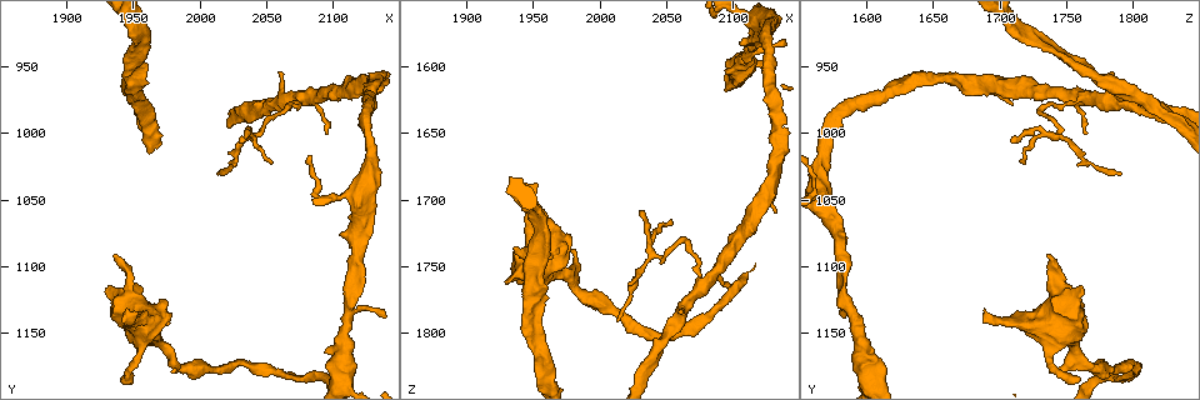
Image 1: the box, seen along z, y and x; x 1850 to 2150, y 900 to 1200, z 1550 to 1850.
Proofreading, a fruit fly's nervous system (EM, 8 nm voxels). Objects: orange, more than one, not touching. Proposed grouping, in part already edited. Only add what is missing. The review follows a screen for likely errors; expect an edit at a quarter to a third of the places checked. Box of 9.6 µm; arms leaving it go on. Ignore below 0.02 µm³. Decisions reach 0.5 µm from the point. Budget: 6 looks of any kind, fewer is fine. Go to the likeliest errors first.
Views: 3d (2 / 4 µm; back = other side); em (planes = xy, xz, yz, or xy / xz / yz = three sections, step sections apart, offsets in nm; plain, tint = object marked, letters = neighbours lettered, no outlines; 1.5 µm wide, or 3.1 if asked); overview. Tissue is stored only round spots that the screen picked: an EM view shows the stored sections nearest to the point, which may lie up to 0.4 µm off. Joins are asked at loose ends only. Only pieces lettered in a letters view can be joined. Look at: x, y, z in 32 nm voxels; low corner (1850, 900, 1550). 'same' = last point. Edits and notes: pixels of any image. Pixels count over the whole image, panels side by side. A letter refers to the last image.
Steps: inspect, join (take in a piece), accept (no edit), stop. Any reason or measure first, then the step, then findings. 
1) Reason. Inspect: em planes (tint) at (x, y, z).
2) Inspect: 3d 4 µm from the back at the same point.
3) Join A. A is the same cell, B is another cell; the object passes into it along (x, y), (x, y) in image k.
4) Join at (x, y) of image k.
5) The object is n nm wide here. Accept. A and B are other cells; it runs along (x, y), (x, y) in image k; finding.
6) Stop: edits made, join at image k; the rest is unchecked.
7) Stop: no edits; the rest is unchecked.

Branch stops here. Inspect: em planes (letters) at (1938, 1092, 1734).

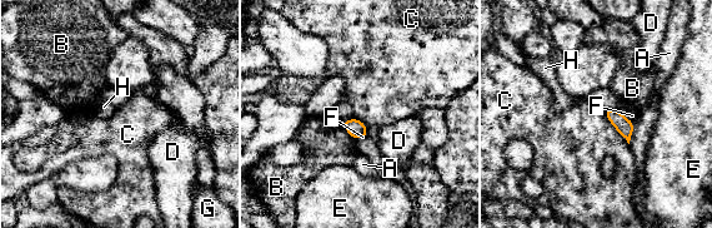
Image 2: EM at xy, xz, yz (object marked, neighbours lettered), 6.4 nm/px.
The longest contact is with C, 280 nm. Accept. A, B, C, D, E, F, G and H are other cells; none of them fits.

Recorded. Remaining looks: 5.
Branch stops here. Inspect: 3d 2 µm at (1946, 1132, 1686).

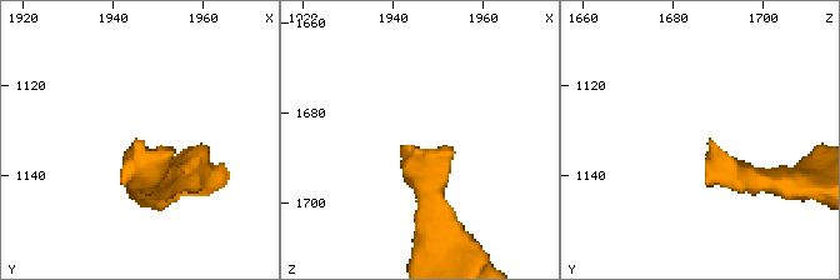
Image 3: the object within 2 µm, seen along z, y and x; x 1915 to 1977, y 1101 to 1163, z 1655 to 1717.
Inspect: em xy step 4 (letters) at (1945, 1132, 1688).

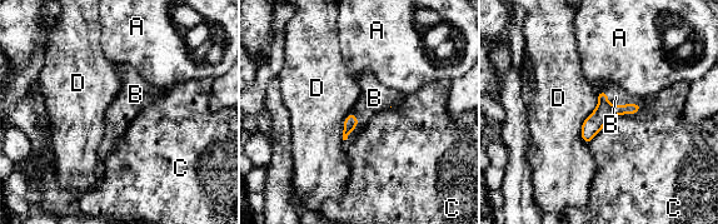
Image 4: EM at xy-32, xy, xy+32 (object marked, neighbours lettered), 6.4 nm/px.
Join B. B is the same cell, A, C and D are other cells; the object passes into it along (593, 124), (617, 105), (616, 96) in image 4; it goes on there.

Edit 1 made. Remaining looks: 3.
Inspect: overview.

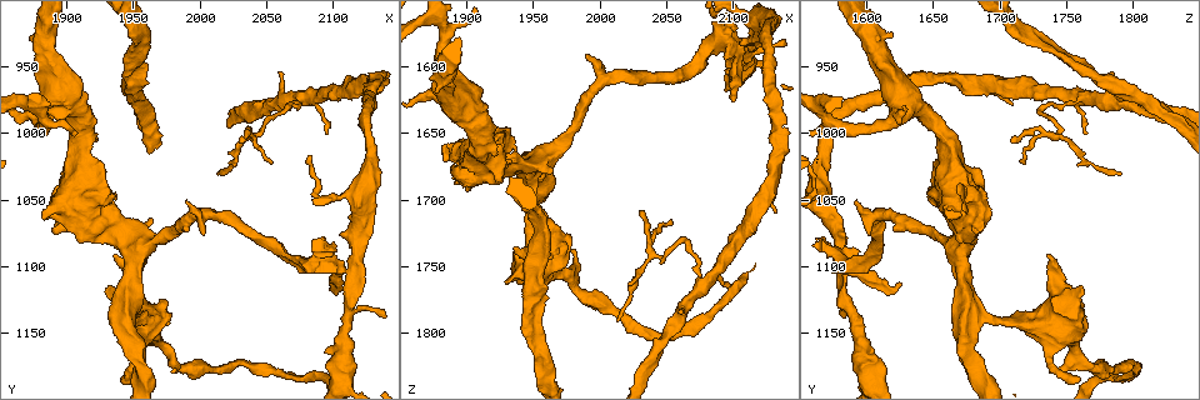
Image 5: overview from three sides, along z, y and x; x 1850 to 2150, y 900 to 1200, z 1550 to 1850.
Branch stops here. Inspect: em planes (letters) at (1958, 956, 1768).

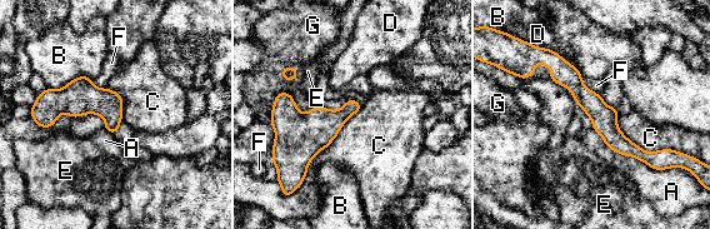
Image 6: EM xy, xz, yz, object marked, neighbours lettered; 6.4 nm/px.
The longest contact is with A, 460 nm. Accept. A, B, C, D, E, F and G are other cells; it runs along (525, 66), (549, 59), (641, 154) in image 6; none of them fits.

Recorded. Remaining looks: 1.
Stop: edits made, join at image 4; the rest is unchecked.

